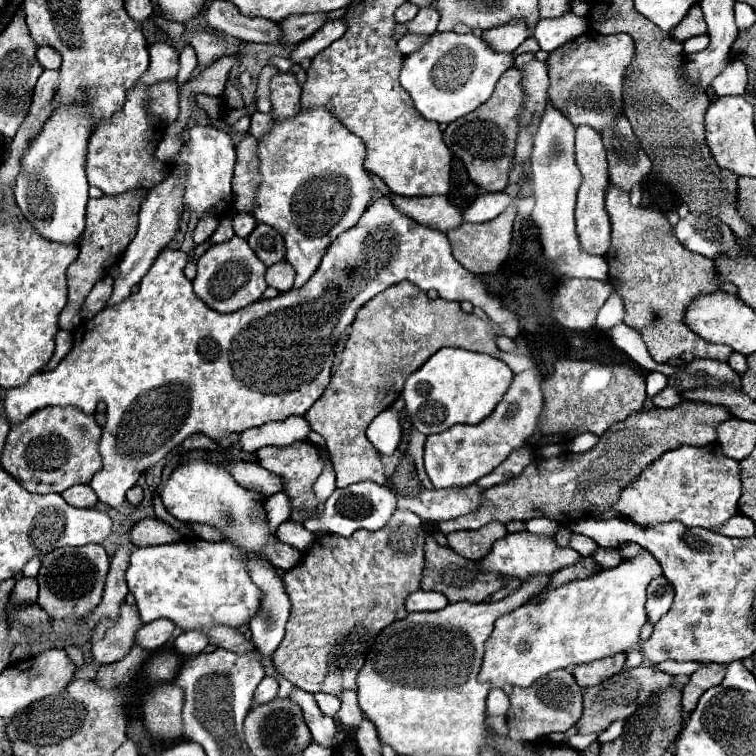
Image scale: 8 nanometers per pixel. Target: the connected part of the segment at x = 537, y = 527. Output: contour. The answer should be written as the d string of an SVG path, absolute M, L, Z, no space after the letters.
M529 519L525 521L525 527L531 533L547 533L547 535L555 535L555 531L559 529L559 525L553 525L551 519Z

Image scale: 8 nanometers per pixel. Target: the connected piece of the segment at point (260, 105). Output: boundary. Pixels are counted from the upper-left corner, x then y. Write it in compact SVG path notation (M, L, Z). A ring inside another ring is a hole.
M267 65L263 67L259 79L257 79L257 91L255 91L255 103L257 103L257 109L263 111L263 113L269 113L271 111L271 101L269 101L269 81L271 77L275 75L275 67Z

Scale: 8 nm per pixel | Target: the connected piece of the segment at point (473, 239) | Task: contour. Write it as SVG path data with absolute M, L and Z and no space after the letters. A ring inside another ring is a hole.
M507 207L507 211L503 211L503 215L491 219L491 223L461 223L459 227L447 231L447 239L453 247L453 257L469 271L473 273L497 273L499 267L503 265L503 261L509 255L509 247L511 247L511 227L513 227L513 219L515 219L517 211L515 207Z

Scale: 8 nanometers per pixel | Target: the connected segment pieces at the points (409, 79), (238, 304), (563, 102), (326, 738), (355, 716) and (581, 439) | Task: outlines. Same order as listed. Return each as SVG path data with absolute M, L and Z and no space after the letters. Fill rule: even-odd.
M435 32L425 47L405 57L399 80L425 119L451 123L475 111L491 97L501 73L513 65L511 53L495 53L479 37L479 33Z
M233 237L225 243L211 245L197 261L197 277L193 279L195 295L211 309L219 313L233 313L239 311L253 301L261 299L263 291L267 289L265 283L265 271L267 267L263 261L257 259L257 255L251 251L245 239Z
M583 33L577 39L561 45L551 51L545 59L551 87L549 101L553 107L563 111L573 125L589 125L601 131L605 125L623 113L623 95L621 81L625 67L633 59L633 39L625 33L601 35L601 33Z
M299 687L293 689L293 693L289 695L289 699L291 699L295 705L301 707L303 717L305 717L305 723L307 723L311 735L313 735L313 741L315 741L317 745L331 747L331 739L333 739L333 735L335 735L335 731L337 731L337 725L335 725L333 717L323 715L323 713L319 711L313 695L307 693L307 691L303 691L303 689L299 689Z
M347 689L347 691L341 691L339 695L341 699L341 709L339 713L335 715L335 721L343 727L353 727L357 729L359 723L363 721L363 715L361 715L361 709L357 705L357 693L353 689Z
M583 433L583 435L575 437L575 439L569 443L569 451L573 451L573 453L585 453L585 451L589 451L589 449L597 443L597 439L599 439L599 437L595 437L593 433Z

